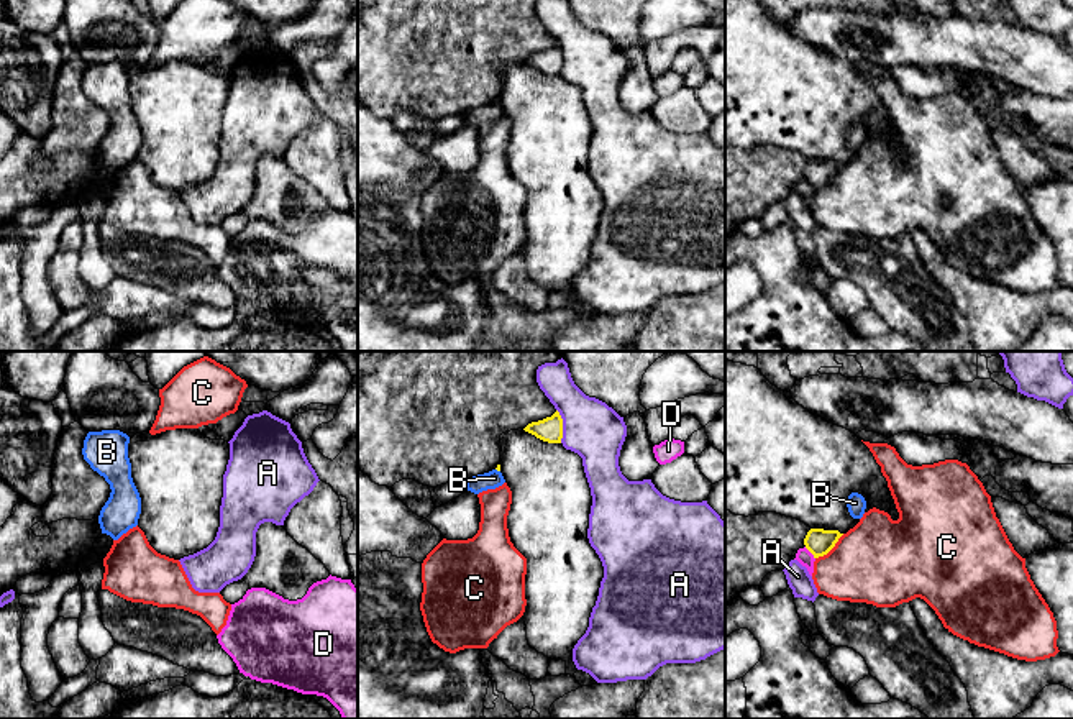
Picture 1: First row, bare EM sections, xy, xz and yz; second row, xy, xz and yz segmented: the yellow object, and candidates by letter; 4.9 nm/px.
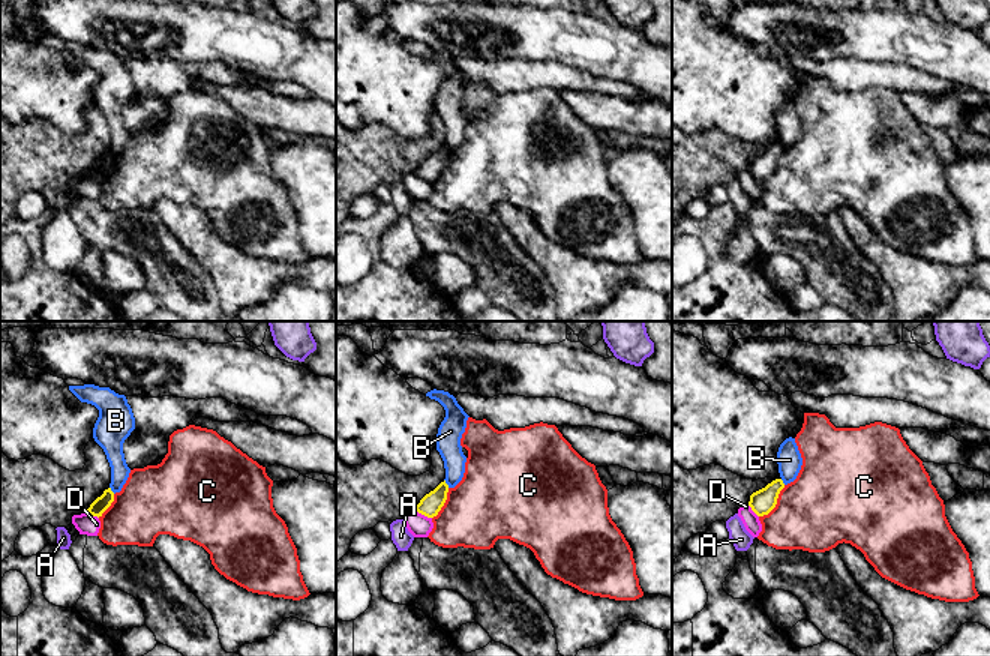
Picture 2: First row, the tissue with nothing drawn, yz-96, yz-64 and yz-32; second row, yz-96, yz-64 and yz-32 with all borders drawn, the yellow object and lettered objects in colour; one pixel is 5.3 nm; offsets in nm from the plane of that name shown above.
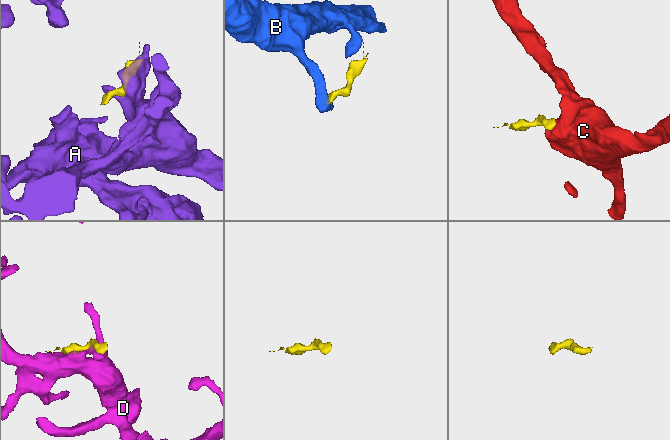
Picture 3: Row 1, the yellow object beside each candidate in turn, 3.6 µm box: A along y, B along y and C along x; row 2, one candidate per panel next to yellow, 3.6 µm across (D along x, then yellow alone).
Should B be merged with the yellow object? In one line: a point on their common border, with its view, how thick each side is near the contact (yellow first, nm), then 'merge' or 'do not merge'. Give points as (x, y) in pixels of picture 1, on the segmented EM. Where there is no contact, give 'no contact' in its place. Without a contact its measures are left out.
xz (497, 470) | 20/90 nm | do not merge

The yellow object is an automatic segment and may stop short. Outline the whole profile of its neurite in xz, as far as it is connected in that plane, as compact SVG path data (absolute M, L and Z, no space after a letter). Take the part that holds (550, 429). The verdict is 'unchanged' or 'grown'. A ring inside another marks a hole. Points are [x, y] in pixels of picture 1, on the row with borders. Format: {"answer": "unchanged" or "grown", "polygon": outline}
{"answer": "unchanged", "polygon": "M556 410L551 417L528 424L525 432L548 443L561 443L563 438L563 419Z"}

